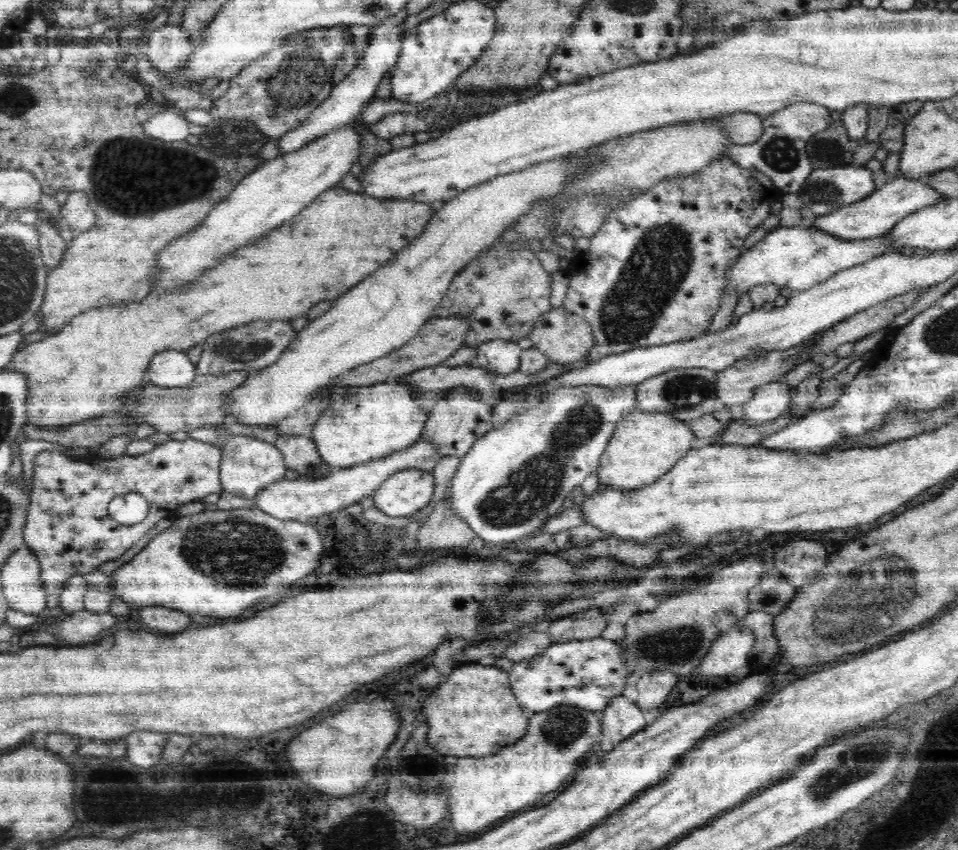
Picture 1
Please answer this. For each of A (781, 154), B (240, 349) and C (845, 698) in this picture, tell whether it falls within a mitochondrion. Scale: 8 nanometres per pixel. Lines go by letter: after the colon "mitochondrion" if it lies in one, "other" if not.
A: mitochondrion
B: mitochondrion
C: other

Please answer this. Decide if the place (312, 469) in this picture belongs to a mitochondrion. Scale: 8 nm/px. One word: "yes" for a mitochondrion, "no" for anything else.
yes

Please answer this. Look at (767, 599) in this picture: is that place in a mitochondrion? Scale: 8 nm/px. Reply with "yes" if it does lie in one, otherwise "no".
yes

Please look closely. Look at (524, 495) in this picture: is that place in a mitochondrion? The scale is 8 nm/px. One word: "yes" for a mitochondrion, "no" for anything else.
yes

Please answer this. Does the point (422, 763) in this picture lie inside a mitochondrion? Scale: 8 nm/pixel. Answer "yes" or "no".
yes

